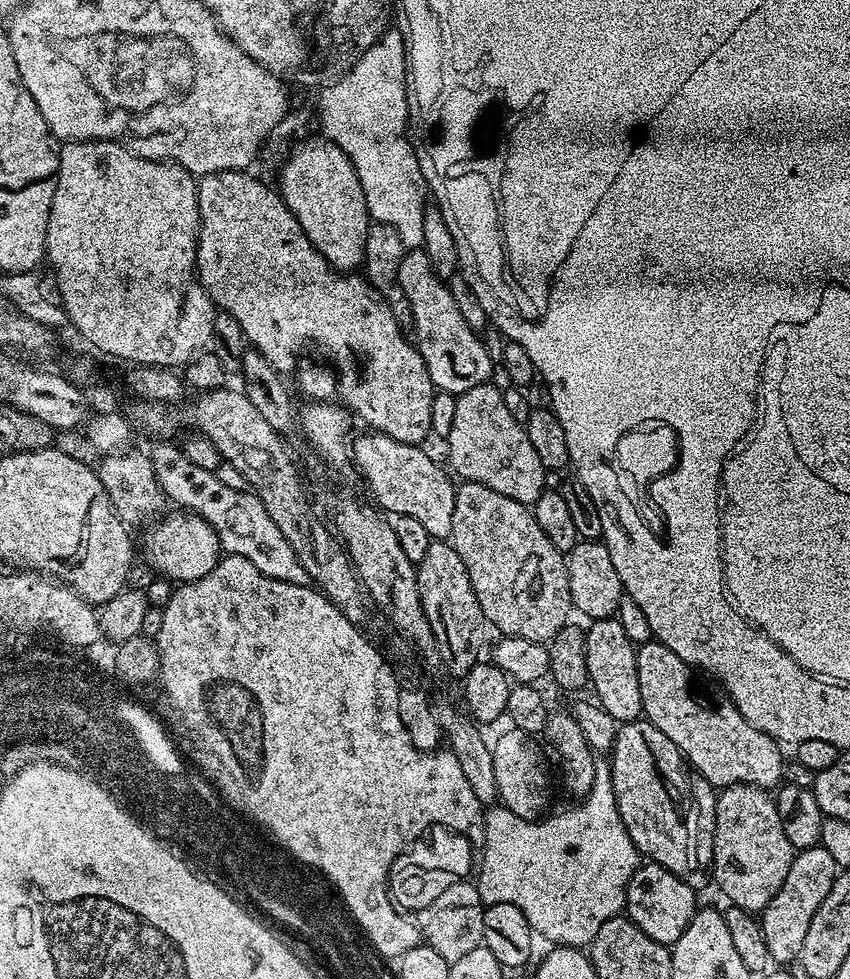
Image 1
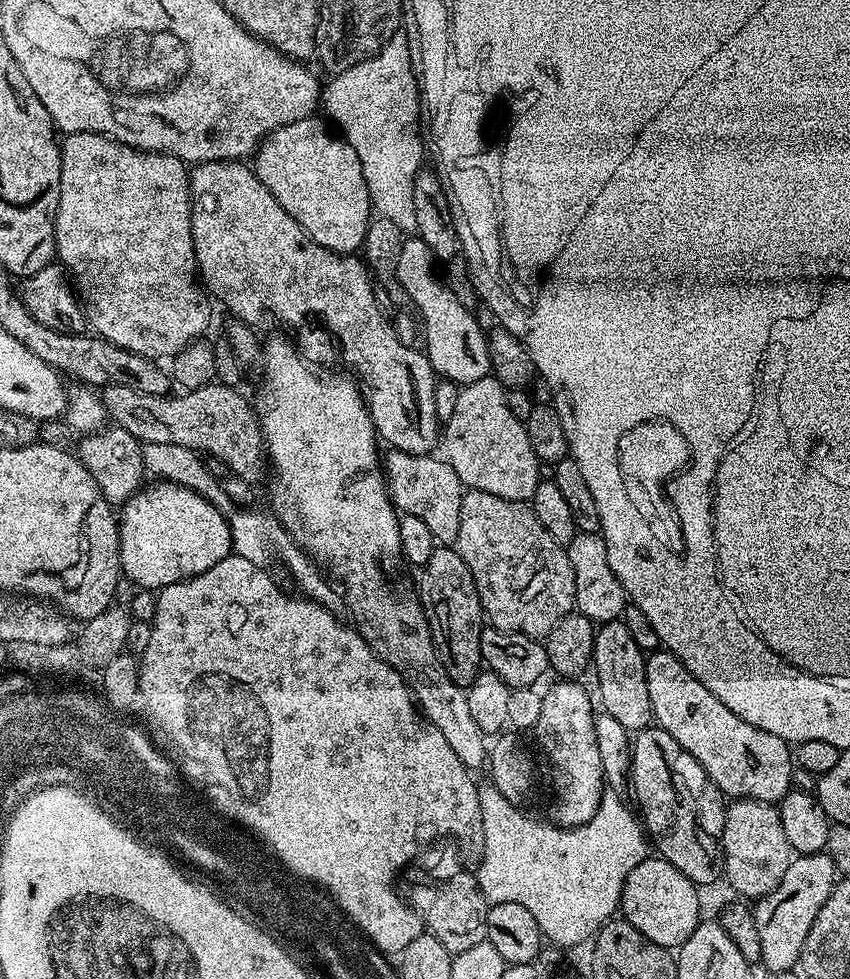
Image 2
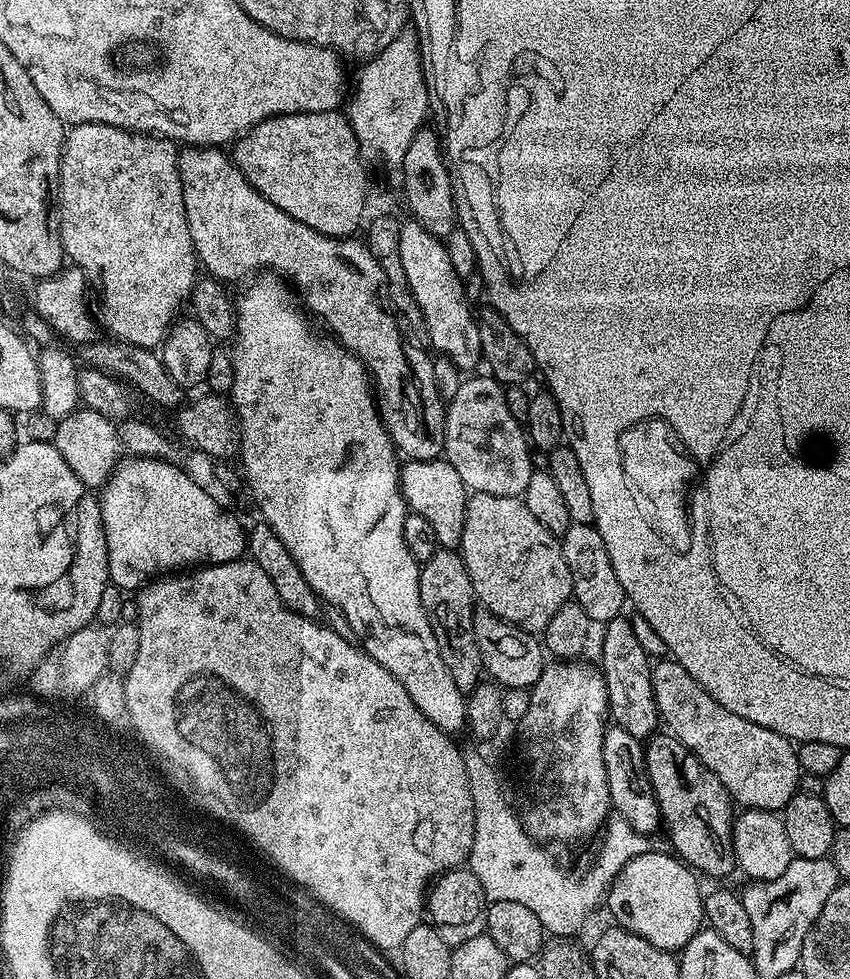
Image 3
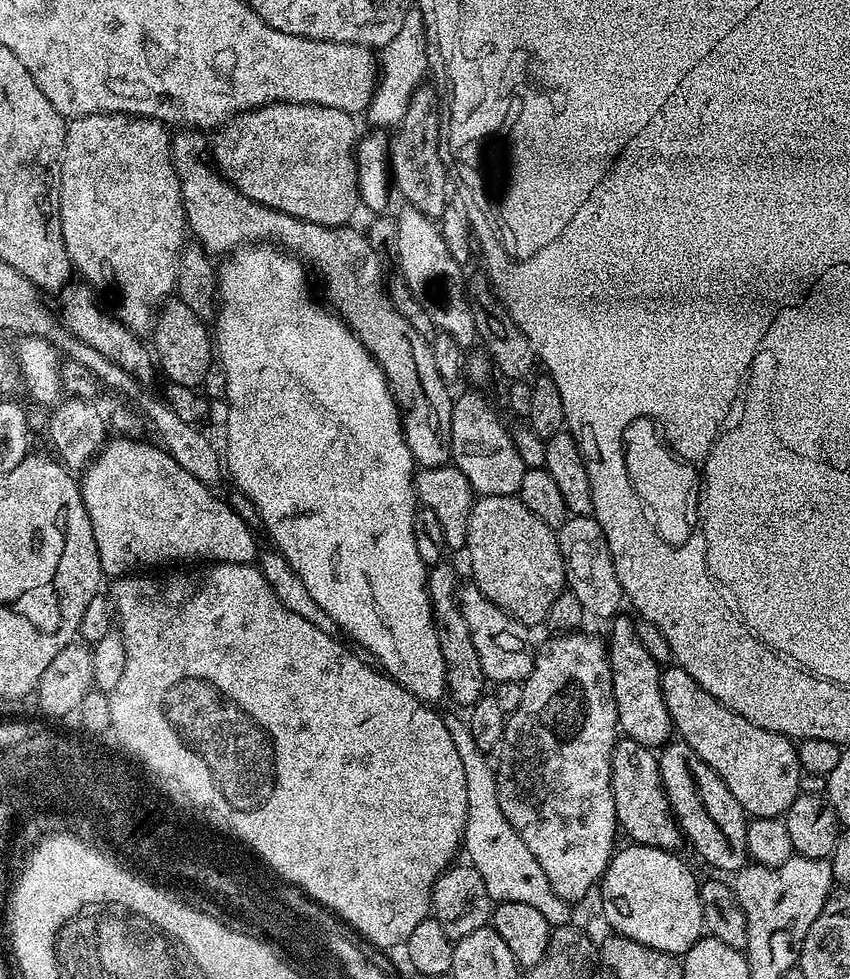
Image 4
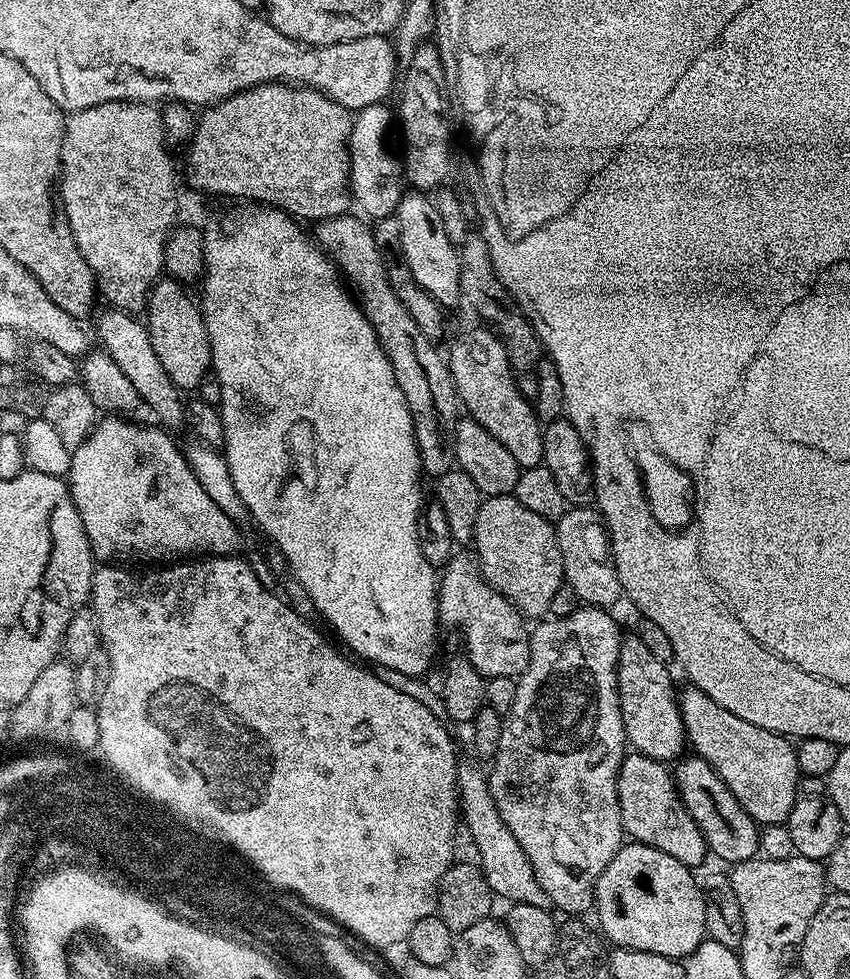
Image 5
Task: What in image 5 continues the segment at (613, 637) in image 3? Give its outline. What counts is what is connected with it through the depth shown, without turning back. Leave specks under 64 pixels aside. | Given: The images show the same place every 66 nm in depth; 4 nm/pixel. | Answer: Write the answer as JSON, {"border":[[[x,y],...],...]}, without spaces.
{"border":[[[628,634],[621,639],[616,677],[625,741],[644,756],[661,762],[676,762],[685,755],[686,737],[678,688],[677,685],[672,685],[668,668],[665,661],[654,658],[654,654],[650,654],[650,650],[642,646],[642,638]]]}

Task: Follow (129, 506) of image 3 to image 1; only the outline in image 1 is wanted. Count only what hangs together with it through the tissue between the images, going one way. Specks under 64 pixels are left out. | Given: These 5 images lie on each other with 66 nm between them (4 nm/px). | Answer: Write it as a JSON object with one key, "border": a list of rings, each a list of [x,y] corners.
{"border":[[[169,511],[151,525],[153,528],[149,530],[148,537],[144,540],[143,559],[153,573],[161,572],[166,579],[176,580],[172,582],[197,580],[210,574],[210,570],[214,570],[214,566],[222,559],[219,534],[207,521],[192,511],[173,511],[172,513]]]}

